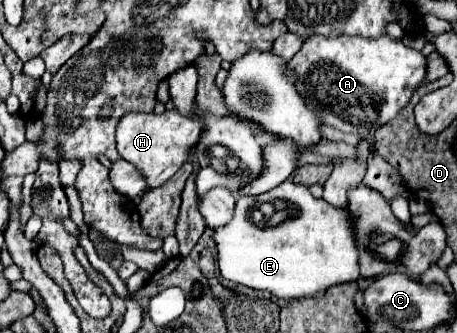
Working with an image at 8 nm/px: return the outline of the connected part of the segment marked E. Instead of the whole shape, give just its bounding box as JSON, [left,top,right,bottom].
[213,181,359,299]

